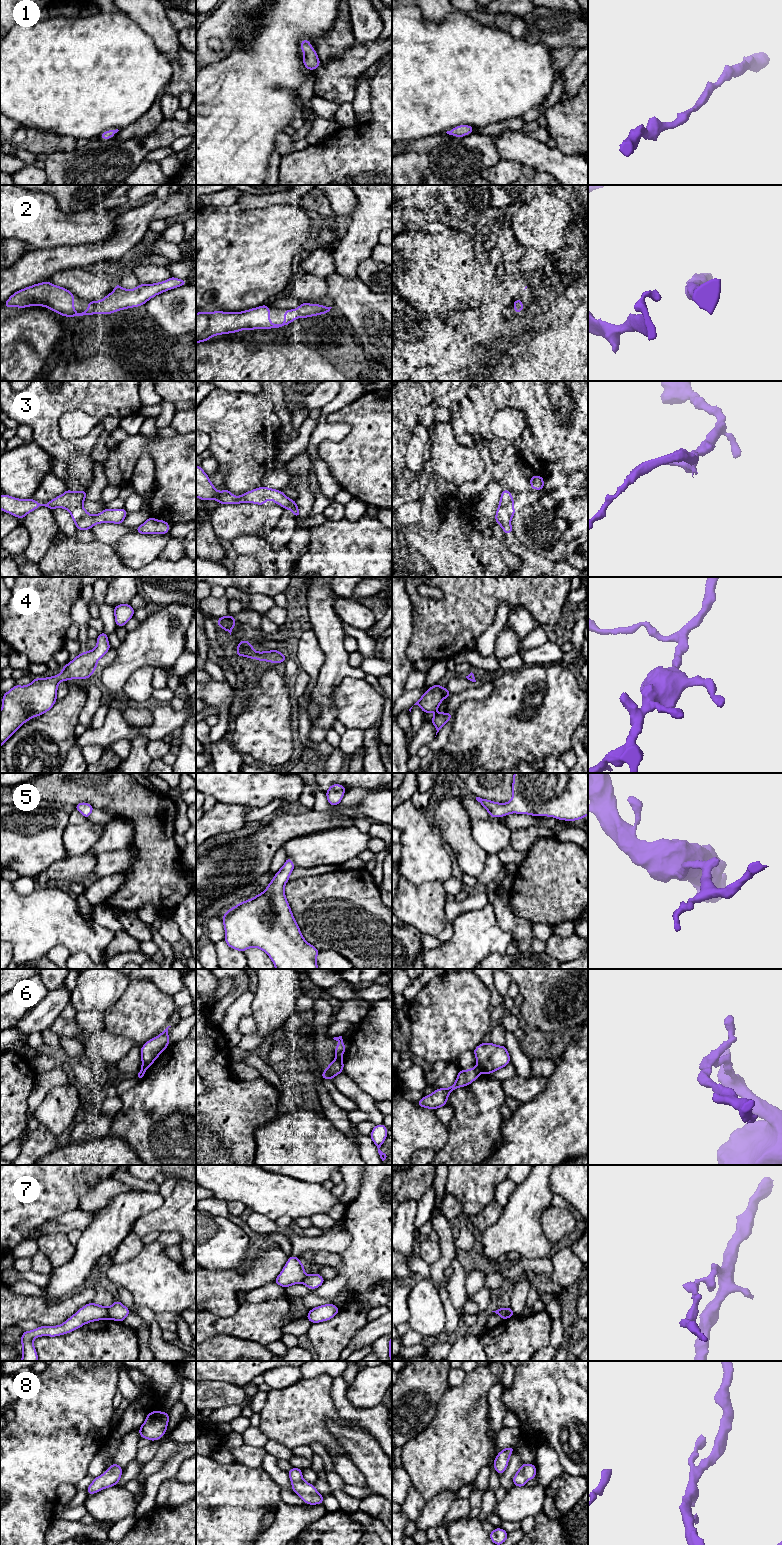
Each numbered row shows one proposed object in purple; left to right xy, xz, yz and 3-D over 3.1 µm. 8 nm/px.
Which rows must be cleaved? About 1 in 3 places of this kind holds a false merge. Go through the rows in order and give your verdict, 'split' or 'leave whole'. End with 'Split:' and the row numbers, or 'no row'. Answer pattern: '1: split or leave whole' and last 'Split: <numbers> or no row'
1: leave whole
2: leave whole
3: leave whole
4: leave whole
5: leave whole
6: split
7: split
8: leave whole
Split: 6, 7

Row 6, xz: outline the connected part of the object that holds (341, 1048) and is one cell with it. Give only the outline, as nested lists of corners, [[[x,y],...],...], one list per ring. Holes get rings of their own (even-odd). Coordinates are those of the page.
[[[342,1036],[334,1037],[333,1039],[340,1042],[340,1044],[335,1047],[335,1055],[337,1057],[342,1056],[346,1051],[346,1045],[343,1043]]]

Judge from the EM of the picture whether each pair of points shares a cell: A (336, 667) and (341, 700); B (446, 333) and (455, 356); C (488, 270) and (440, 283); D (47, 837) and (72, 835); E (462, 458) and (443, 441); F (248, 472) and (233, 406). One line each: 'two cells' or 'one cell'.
A: two cells
B: two cells
C: two cells
D: two cells
E: one cell
F: one cell

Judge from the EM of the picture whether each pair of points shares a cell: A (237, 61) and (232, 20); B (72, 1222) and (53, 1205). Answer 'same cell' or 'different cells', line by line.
A: different cells
B: different cells

